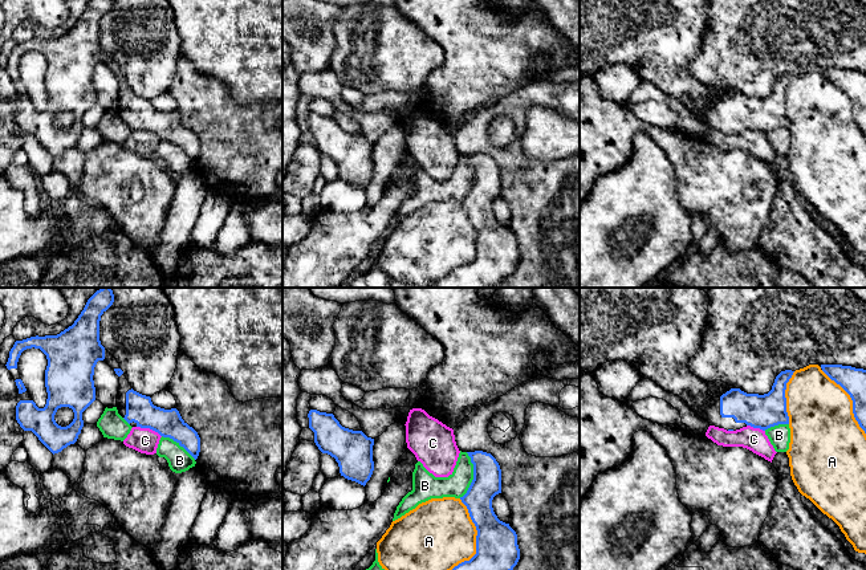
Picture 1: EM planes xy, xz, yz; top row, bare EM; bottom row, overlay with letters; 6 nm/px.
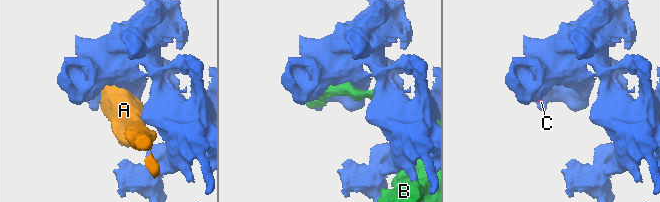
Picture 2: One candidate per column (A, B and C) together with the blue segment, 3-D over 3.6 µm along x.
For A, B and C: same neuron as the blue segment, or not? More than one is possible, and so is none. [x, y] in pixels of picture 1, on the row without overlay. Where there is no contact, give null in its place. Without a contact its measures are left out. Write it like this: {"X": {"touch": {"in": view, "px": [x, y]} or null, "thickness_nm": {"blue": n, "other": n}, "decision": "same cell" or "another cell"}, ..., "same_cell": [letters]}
{"A": {"touch": {"in": "xz", "px": [476, 252]}, "thickness_nm": {"blue": 280, "other": 440}, "decision": "another cell"}, "B": {"touch": {"in": "xz", "px": [474, 179]}, "thickness_nm": {"blue": 180, "other": 140}, "decision": "another cell"}, "C": {"touch": {"in": "xy", "px": [149, 130]}, "thickness_nm": {"blue": 170, "other": 160}, "decision": "another cell"}, "same_cell": []}

